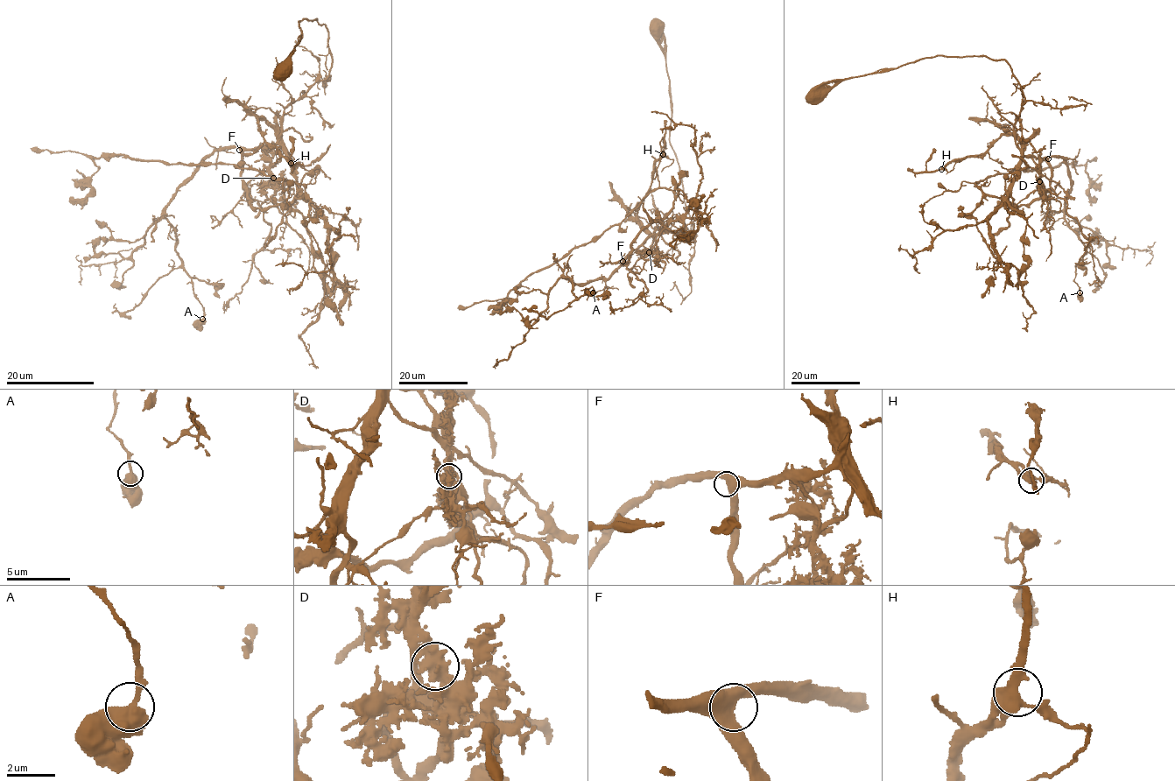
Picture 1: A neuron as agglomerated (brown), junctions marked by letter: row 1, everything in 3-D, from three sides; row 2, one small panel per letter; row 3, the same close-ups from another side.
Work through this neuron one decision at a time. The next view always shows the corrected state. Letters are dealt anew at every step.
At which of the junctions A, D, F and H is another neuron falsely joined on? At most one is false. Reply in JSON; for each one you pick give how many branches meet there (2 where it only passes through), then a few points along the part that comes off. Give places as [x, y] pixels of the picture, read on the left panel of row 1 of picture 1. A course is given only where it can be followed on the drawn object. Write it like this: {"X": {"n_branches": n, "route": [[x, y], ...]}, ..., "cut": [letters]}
{"D": {"n_branches": 3, "route": [[273, 179], [269, 168], [284, 152], [298, 188], [328, 228], [333, 274], [339, 281], [300, 337], [318, 368]]}, "cut": ["D"]}

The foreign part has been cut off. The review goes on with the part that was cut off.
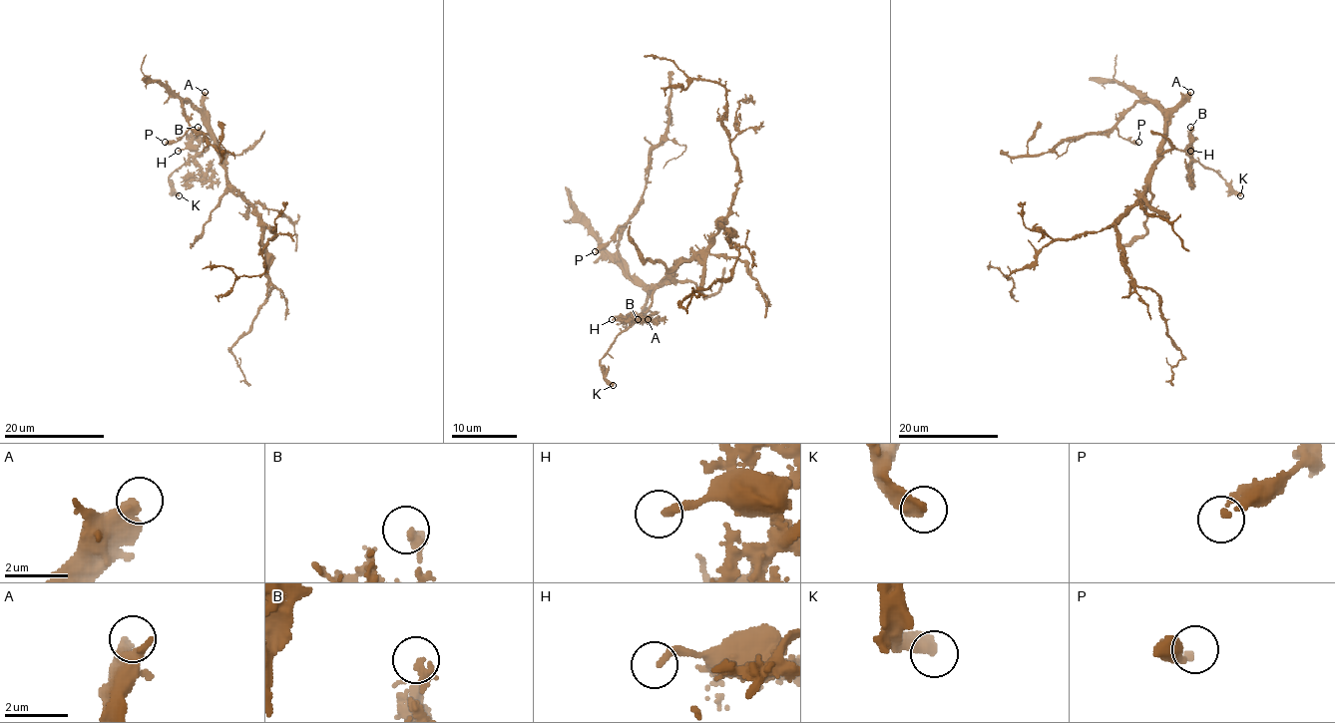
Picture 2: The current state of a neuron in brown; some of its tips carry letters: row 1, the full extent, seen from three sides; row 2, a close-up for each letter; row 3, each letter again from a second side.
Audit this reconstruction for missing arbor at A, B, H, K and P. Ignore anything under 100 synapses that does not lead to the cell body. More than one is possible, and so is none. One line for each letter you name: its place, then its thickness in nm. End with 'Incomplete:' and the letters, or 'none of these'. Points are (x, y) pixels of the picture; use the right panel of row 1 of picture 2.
A: Place: (1190, 92). Thickness 440 nm
K: Place: (1240, 195). Thickness 400 nm
Incomplete: A, K

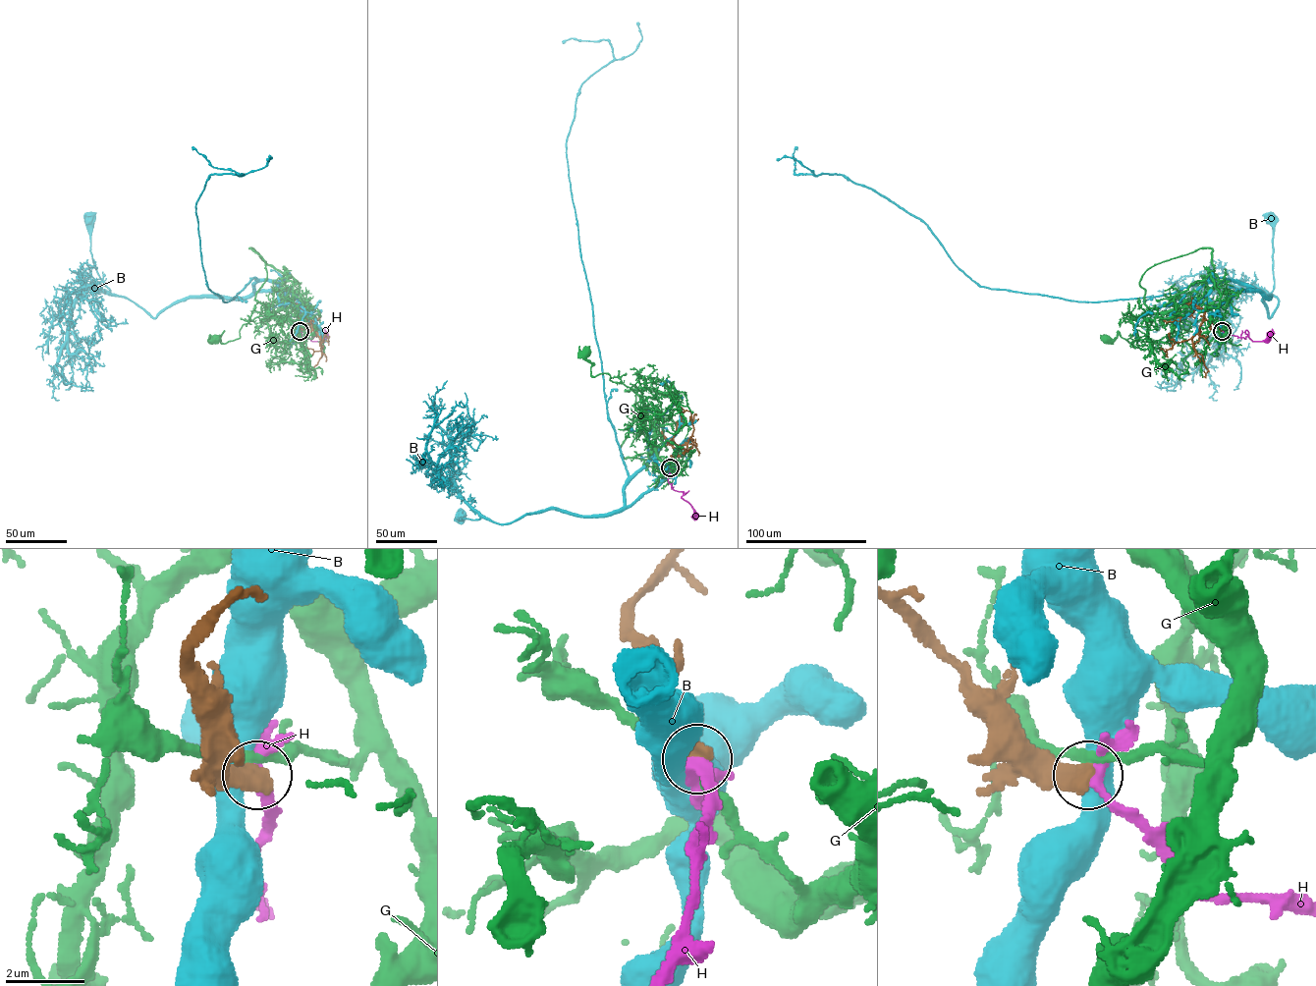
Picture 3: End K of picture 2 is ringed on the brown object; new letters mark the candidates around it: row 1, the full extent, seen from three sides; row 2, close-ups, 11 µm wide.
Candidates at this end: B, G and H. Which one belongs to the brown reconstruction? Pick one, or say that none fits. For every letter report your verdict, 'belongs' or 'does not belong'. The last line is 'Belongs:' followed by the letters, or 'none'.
B: does not belong
G: does not belong
H: belongs
Belongs: H

